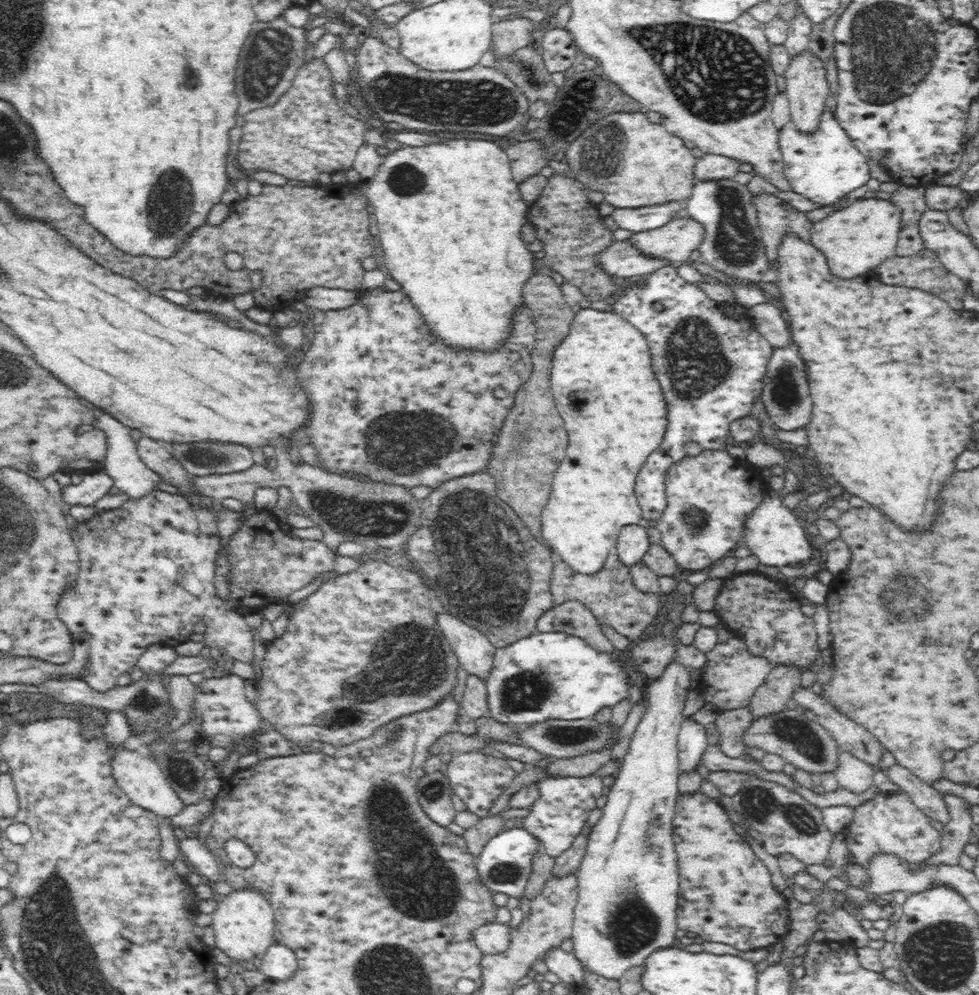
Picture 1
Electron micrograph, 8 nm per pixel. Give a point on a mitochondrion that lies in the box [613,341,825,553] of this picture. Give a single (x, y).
(786, 386)

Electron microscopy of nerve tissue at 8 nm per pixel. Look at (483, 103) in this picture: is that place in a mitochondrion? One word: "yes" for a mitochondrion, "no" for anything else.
yes

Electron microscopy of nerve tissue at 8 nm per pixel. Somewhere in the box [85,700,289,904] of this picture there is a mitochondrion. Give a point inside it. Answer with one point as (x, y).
(182, 774)

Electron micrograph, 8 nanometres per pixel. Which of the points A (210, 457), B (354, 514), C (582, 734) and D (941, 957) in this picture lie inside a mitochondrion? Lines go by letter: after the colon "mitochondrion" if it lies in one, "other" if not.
A: mitochondrion
B: mitochondrion
C: mitochondrion
D: mitochondrion

